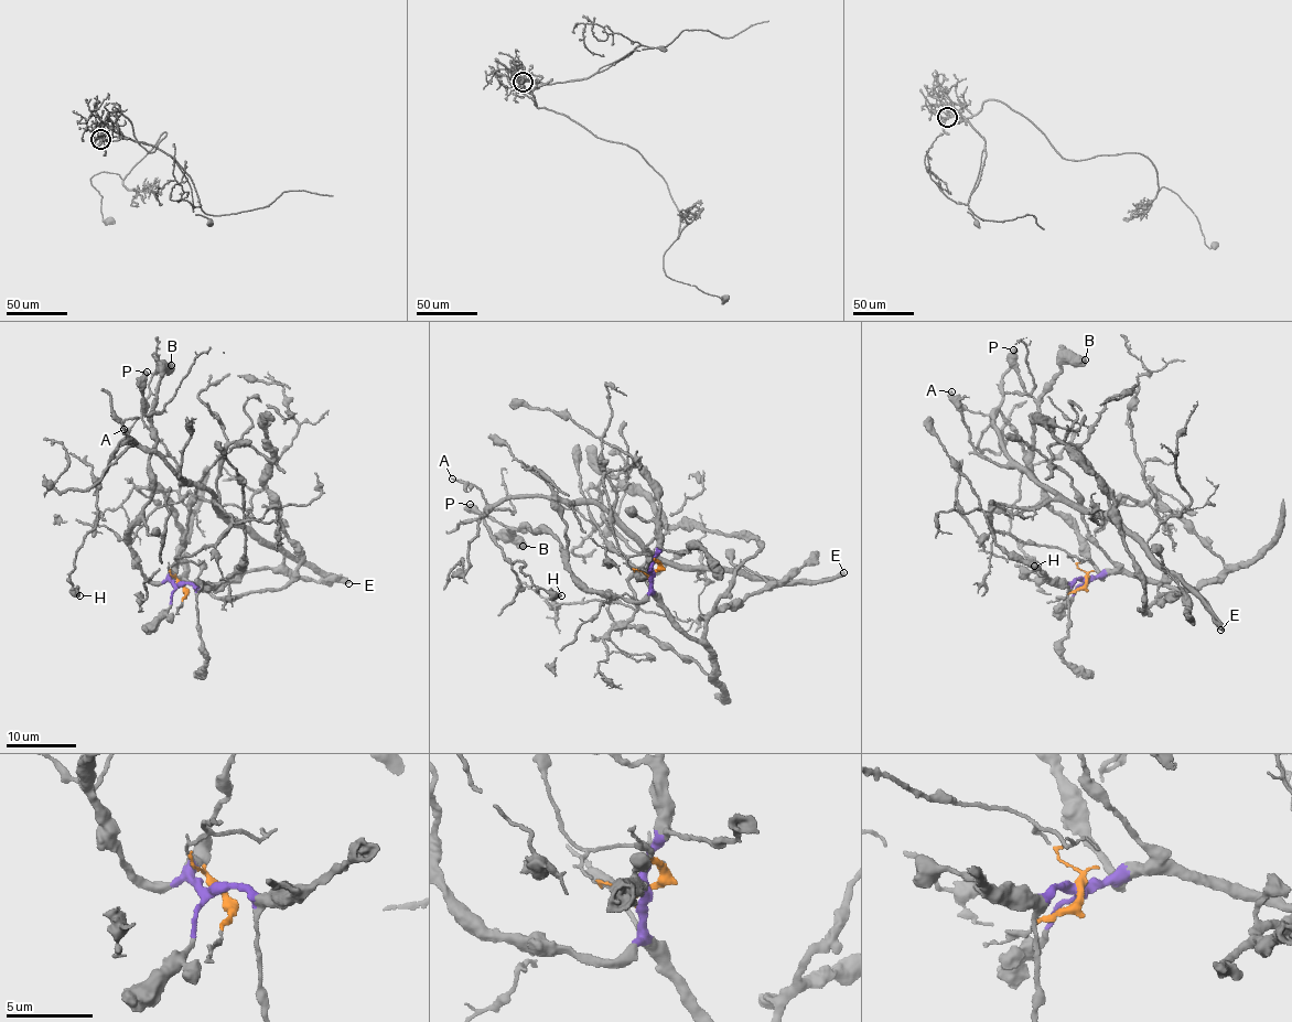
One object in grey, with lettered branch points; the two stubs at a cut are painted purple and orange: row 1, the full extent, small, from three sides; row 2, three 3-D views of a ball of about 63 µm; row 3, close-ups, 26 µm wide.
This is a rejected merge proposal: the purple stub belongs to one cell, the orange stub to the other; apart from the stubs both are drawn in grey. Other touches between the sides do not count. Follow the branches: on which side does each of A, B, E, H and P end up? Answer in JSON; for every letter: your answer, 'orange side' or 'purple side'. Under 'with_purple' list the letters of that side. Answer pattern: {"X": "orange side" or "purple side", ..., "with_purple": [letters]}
{"A": "orange side", "B": "purple side", "E": "orange side", "H": "orange side", "P": "purple side", "with_purple": ["B", "P"]}

